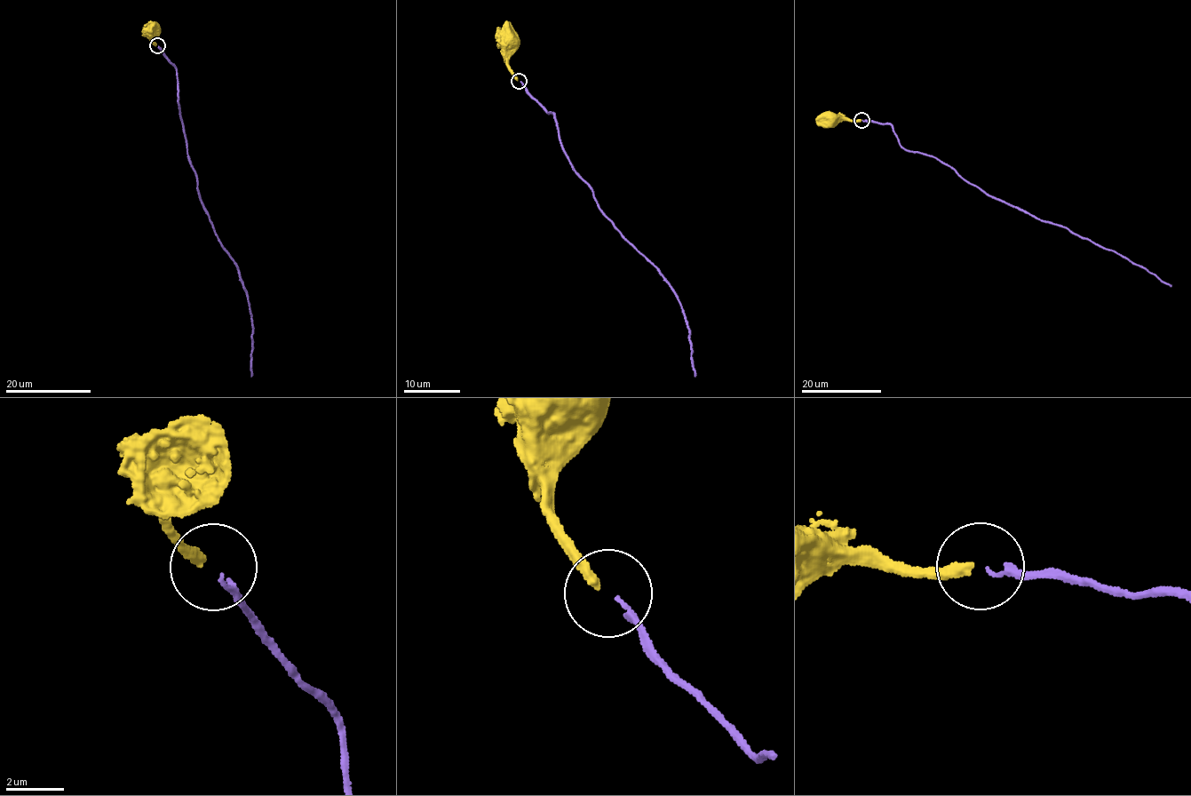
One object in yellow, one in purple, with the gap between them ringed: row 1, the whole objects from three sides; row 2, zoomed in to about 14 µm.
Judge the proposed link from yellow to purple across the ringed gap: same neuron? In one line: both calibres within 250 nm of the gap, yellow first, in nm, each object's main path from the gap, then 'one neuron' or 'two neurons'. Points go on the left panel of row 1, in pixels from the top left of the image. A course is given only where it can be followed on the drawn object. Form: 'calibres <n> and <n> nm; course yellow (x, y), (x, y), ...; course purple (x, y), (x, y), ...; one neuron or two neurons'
calibres 320 and 130 nm; course yellow (155, 44), (150, 36), (151, 32), (154, 34), (152, 31); course purple (159, 45), (176, 68), (177, 100), (187, 157), (195, 171), (199, 196), (247, 293), (252, 328), (251, 377); one neuron

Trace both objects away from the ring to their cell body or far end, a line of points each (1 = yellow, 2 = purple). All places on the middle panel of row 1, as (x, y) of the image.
1: (517, 80), (508, 66), (508, 50), (511, 44), (508, 40)
2: (521, 81), (527, 94), (552, 112), (563, 151), (589, 185), (598, 207), (676, 294), (689, 330), (694, 376)

